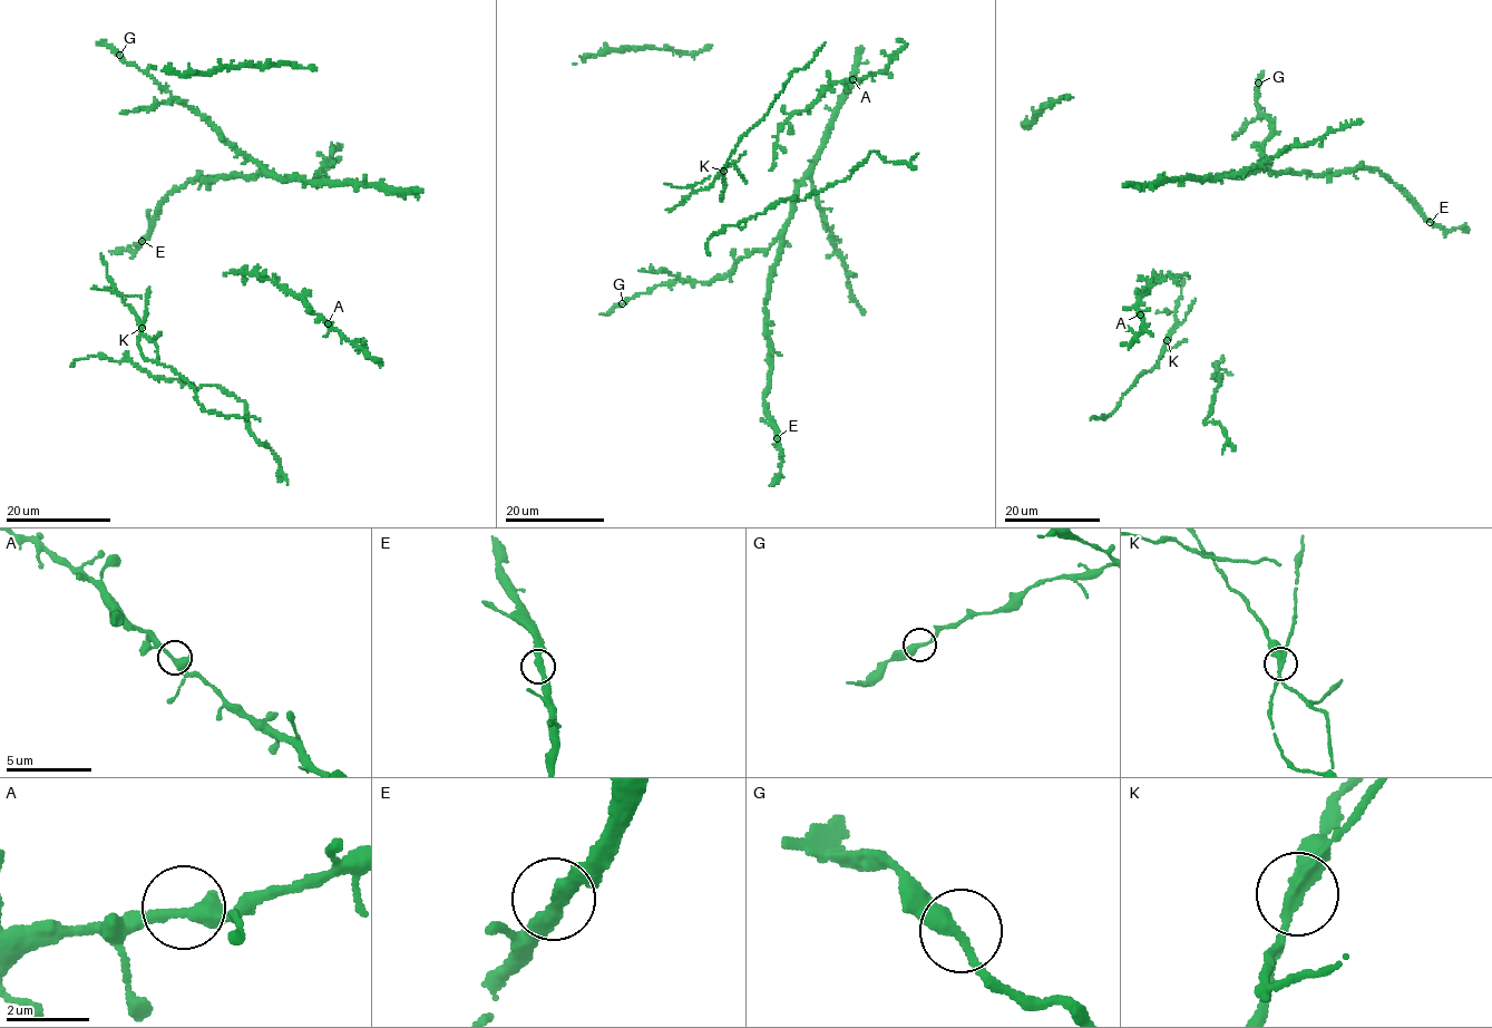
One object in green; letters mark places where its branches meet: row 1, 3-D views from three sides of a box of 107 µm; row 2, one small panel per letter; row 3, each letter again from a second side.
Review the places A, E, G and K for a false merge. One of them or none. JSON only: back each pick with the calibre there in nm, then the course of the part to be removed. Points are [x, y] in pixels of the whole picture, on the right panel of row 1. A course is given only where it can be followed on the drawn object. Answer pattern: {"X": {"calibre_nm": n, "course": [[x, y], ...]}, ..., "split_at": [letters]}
{"K": {"calibre_nm": 360, "course": [[1167, 340], [1176, 325], [1182, 277]]}, "split_at": ["K"]}

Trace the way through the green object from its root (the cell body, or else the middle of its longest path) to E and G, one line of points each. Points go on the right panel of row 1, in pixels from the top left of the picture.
E: (1249, 123), (1264, 115), (1273, 123), (1261, 152), (1264, 168), (1337, 175), (1380, 170), (1430, 222)
G: (1249, 123), (1259, 114), (1255, 100), (1258, 83)

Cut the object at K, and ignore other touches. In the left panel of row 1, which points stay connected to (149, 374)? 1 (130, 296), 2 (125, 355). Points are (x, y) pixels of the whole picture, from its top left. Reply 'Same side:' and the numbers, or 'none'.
Same side: 2

